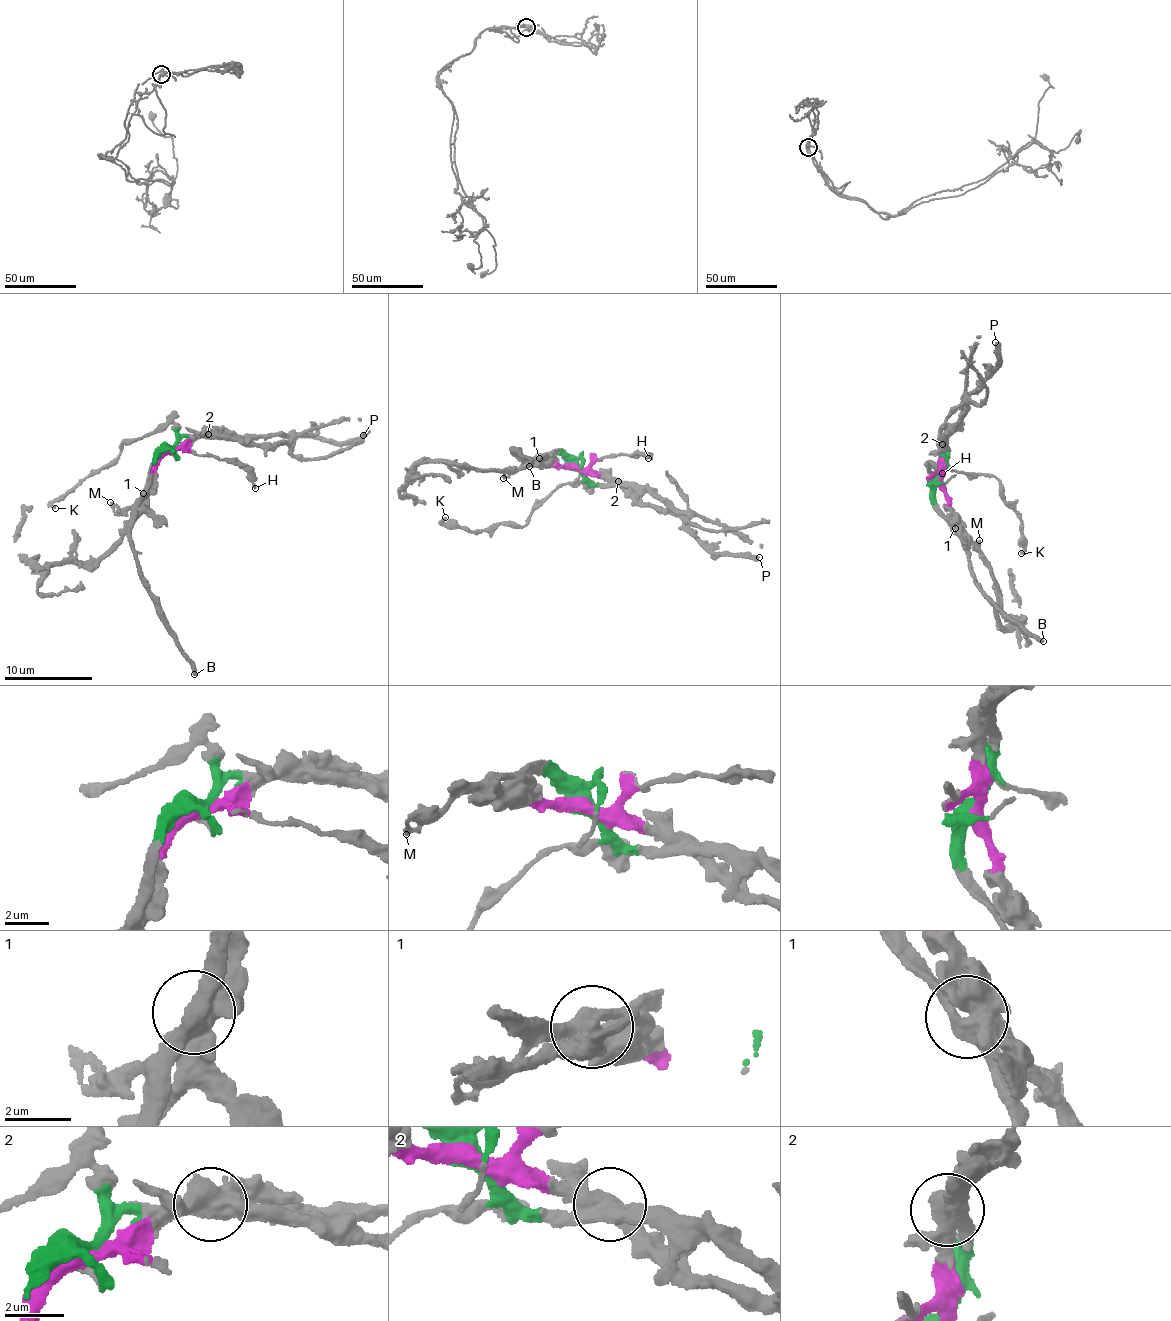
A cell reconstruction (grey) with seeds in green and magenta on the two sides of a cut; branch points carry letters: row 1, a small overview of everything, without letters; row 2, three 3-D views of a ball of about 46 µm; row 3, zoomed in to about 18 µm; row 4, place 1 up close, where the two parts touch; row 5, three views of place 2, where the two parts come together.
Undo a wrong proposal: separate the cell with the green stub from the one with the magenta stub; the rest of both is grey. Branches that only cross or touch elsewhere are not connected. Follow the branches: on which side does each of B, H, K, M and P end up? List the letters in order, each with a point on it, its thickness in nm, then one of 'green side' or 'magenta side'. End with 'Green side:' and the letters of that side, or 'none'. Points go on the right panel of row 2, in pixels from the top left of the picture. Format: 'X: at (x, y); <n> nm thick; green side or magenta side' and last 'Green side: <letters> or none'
B: at (1043, 641); 360 nm thick; green side
H: at (942, 473); 200 nm thick; magenta side
K: at (1021, 553); 240 nm thick; green side
M: at (979, 540); 200 nm thick; green side
P: at (995, 342); 300 nm thick; magenta side
Green side: B, K, M

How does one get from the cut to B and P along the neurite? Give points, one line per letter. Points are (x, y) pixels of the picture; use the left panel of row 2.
B: (167, 447), (159, 453), (136, 509), (132, 552), (139, 574), (153, 595), (155, 610), (190, 660), (195, 675)
P: (167, 449), (216, 431), (237, 436), (278, 433), (290, 438), (314, 436), (321, 441), (364, 434)

